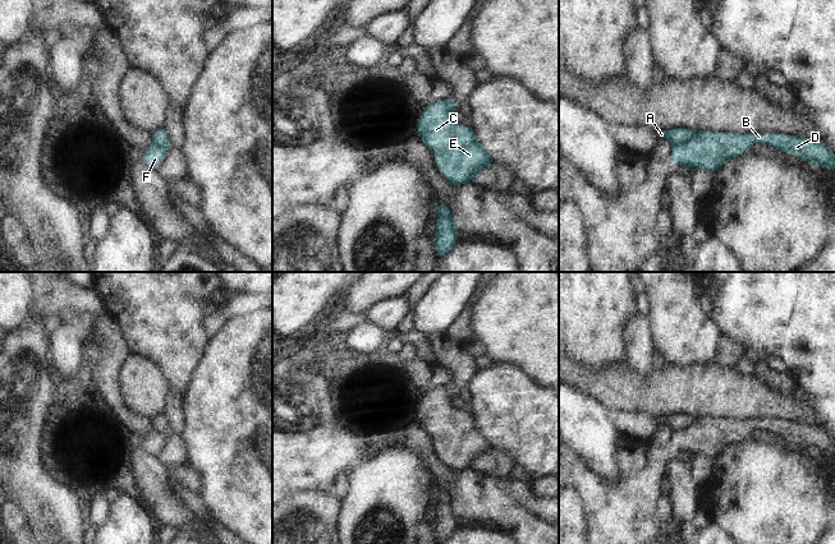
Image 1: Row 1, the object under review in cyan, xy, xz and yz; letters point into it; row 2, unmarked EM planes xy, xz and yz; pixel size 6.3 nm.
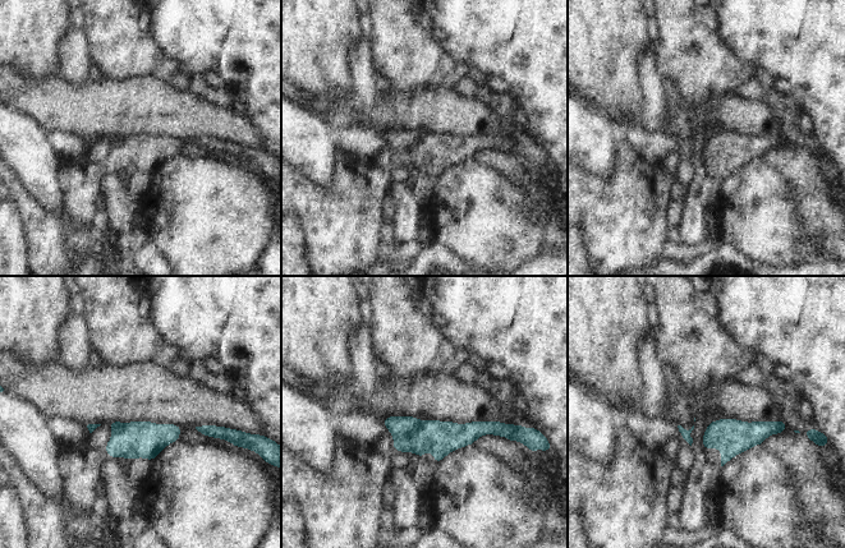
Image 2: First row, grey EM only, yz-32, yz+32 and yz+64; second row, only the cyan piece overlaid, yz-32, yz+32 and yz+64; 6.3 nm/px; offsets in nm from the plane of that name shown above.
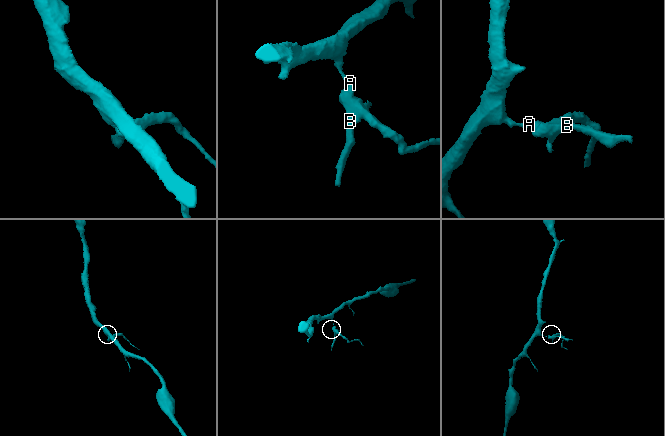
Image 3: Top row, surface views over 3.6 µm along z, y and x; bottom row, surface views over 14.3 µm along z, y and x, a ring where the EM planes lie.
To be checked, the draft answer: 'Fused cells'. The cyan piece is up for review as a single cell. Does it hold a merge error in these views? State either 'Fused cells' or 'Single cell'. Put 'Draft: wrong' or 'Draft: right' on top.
Draft: right
Fused cells

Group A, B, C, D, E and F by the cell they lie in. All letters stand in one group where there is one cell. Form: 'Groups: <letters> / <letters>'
Groups: A / B C D E F

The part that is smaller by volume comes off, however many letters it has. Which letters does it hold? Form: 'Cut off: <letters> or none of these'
Cut off: B, C, D, E, F

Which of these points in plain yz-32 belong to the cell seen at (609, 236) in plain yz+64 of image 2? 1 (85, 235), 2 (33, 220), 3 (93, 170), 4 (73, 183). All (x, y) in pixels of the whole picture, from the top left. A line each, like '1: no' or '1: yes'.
1: no
2: yes
3: yes
4: yes

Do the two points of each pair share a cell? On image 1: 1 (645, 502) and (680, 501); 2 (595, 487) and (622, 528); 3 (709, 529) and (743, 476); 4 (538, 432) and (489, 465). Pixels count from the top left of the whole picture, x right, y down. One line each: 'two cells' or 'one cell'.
1: two cells
2: one cell
3: two cells
4: two cells

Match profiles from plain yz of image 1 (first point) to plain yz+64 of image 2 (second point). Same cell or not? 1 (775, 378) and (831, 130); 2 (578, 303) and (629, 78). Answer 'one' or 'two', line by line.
1: two
2: one

